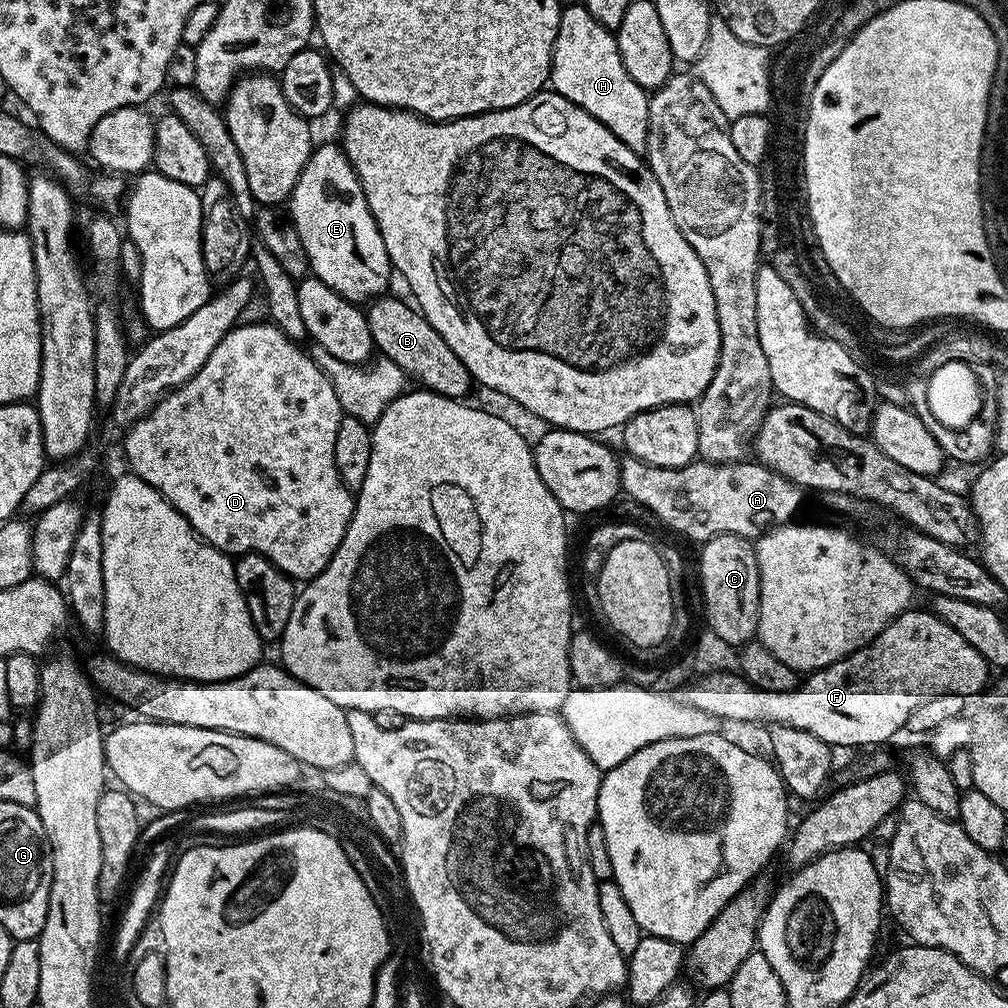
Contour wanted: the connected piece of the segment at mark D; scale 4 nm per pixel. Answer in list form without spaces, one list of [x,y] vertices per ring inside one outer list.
[[[271,322],[244,323],[237,323],[235,328],[228,331],[226,338],[222,338],[222,342],[214,346],[214,354],[206,358],[206,366],[202,366],[202,370],[198,370],[194,378],[167,392],[141,420],[123,433],[124,456],[132,467],[129,468],[131,475],[142,478],[151,488],[167,498],[183,514],[186,522],[190,522],[190,526],[205,544],[212,544],[219,552],[229,554],[257,552],[270,558],[270,562],[274,562],[274,566],[292,577],[293,581],[307,582],[322,574],[322,570],[338,550],[352,517],[354,492],[344,485],[334,462],[334,437],[338,434],[342,409],[330,378],[315,364],[307,351],[300,349],[303,347],[297,341],[282,334],[282,330],[278,330]]]

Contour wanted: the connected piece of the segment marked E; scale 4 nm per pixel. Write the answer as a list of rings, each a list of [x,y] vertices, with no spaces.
[[[339,143],[313,147],[312,157],[302,170],[286,208],[298,230],[298,238],[302,238],[302,246],[306,246],[311,275],[326,282],[326,286],[330,286],[330,290],[339,296],[353,302],[371,302],[389,291],[388,283],[392,276],[394,280],[392,259],[390,254],[386,254],[386,242],[382,242],[382,234],[370,214],[370,206],[356,171],[352,169],[352,163]]]

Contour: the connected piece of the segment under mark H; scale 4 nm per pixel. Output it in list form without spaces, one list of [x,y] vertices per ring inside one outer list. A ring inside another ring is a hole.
[[[576,2],[563,9],[560,13],[560,21],[558,22],[558,34],[556,41],[552,47],[552,75],[550,77],[551,91],[558,93],[562,98],[566,98],[570,102],[574,102],[579,108],[585,108],[598,122],[602,122],[602,126],[610,129],[615,136],[626,146],[630,146],[630,150],[644,154],[648,151],[648,97],[649,93],[642,86],[638,86],[638,82],[634,82],[634,78],[630,78],[630,74],[626,74],[626,66],[622,66],[622,54],[616,45],[615,35],[606,26],[602,26],[602,22],[598,22],[598,18],[594,18],[594,14],[590,14],[590,10],[586,10],[583,3]]]

